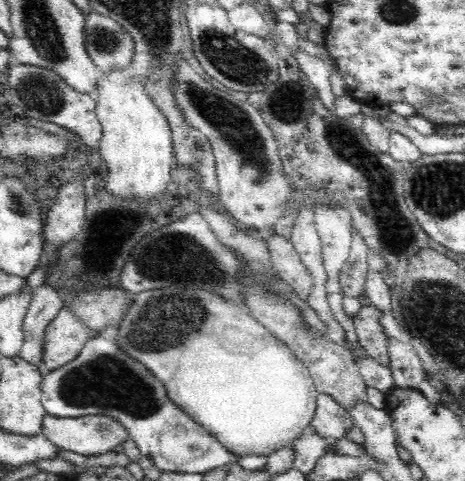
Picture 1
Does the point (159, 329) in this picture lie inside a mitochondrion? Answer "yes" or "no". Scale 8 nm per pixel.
yes

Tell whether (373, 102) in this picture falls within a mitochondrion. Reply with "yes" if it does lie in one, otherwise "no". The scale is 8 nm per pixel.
no

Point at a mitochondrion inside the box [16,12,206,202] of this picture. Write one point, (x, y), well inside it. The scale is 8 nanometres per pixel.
(105, 41)

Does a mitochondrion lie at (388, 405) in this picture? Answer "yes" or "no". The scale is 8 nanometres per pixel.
no

